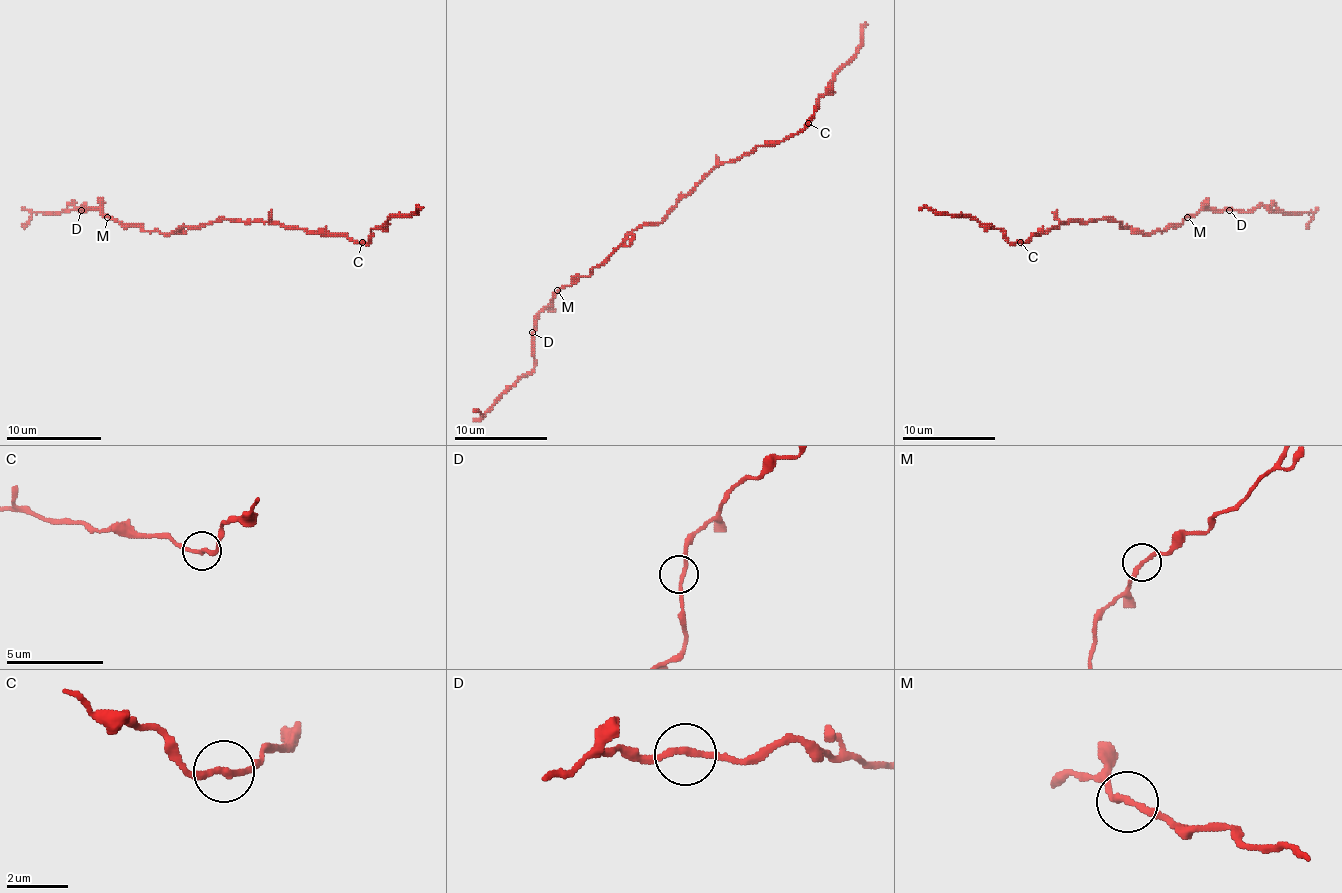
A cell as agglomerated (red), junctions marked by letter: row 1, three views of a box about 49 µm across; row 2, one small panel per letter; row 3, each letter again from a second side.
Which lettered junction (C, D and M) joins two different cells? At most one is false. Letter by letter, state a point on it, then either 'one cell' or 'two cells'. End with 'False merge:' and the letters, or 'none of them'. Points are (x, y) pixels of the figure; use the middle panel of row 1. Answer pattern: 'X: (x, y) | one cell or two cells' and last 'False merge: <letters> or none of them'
C: (808, 123) | one cell
D: (532, 332) | one cell
M: (557, 290) | one cell
False merge: none of them

